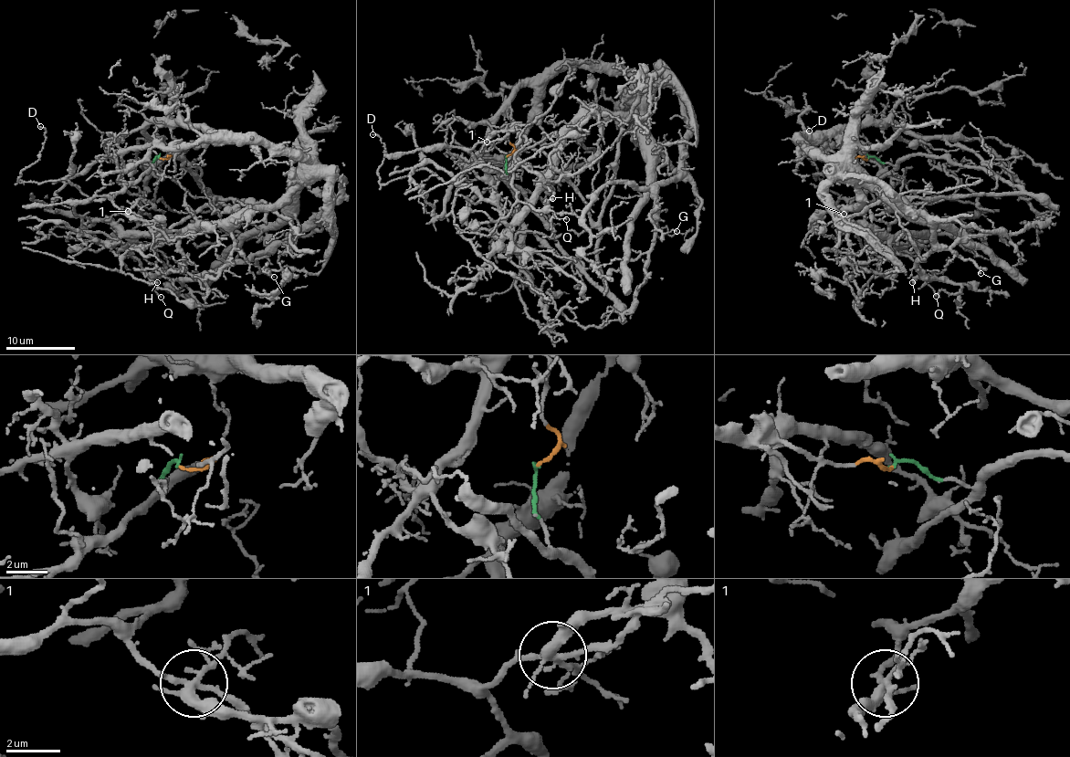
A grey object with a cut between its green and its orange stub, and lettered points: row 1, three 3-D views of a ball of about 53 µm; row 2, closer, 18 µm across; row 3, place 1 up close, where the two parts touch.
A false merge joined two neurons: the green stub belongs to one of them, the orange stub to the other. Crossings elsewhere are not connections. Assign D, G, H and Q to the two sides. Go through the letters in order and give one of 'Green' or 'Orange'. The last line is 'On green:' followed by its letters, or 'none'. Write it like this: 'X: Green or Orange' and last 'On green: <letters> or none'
D: Green
G: Orange
H: Green
Q: Green
On green: D, H, Q

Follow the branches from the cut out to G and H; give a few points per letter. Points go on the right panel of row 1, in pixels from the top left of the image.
G: (867, 159), (801, 143), (925, 211), (938, 244), (981, 273)
H: (867, 159), (877, 157), (893, 168), (850, 202), (836, 249), (844, 257), (886, 247), (919, 267), (912, 282)

